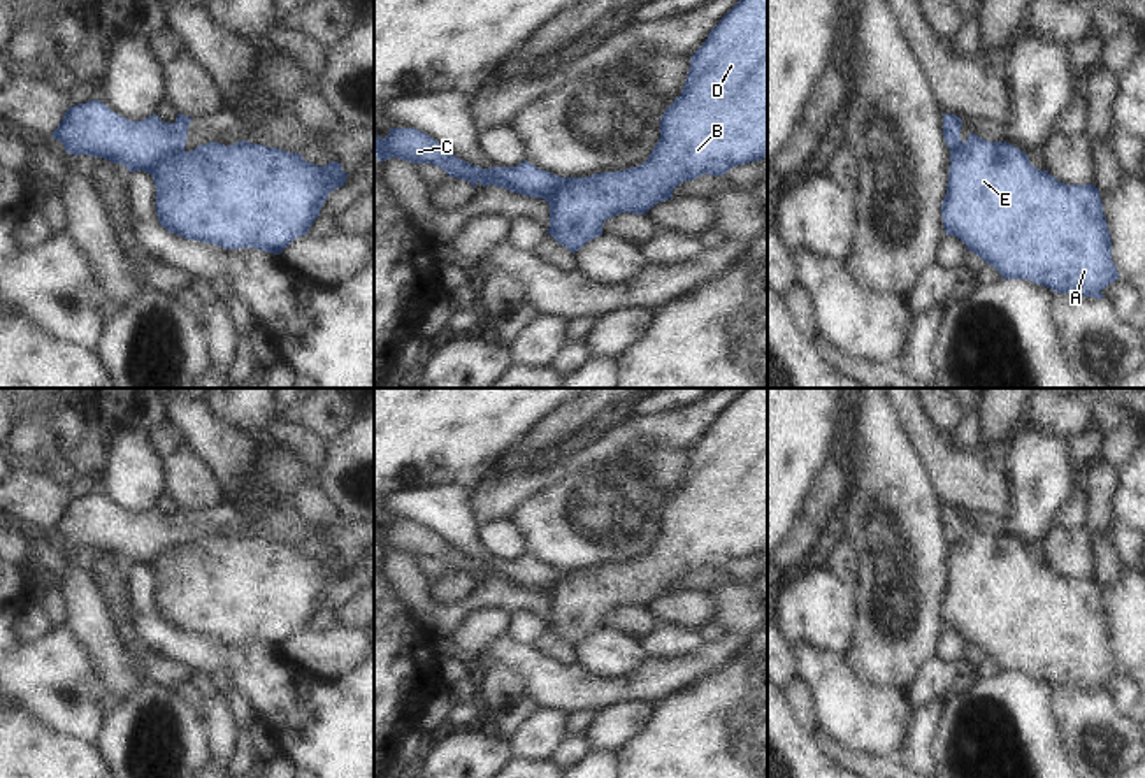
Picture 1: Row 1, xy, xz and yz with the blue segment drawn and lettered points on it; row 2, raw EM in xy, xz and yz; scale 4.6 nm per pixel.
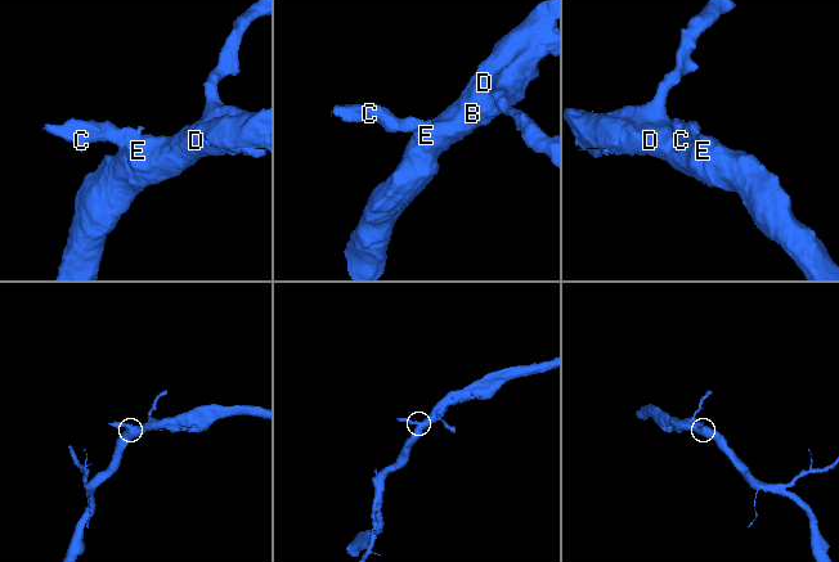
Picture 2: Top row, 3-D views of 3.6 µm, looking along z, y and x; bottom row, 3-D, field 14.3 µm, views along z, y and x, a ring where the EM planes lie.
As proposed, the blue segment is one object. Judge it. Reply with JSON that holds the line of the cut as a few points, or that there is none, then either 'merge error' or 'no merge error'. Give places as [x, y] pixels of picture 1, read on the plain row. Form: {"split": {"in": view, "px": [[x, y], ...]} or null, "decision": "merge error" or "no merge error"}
{"split": {"in": "xy", "px": [[183, 543], [167, 548], [150, 566]]}, "decision": "merge error"}

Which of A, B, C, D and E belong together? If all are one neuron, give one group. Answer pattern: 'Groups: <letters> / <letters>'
Groups: A B D E / C.

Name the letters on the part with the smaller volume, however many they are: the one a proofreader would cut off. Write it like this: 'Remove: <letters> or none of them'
Remove: C

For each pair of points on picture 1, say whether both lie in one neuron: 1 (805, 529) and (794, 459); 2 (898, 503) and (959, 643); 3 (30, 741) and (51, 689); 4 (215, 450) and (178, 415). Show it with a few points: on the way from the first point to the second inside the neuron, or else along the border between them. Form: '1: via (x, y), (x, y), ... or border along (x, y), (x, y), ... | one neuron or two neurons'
1: border along (820, 468), (785, 536) | two neurons
2: border along (947, 629), (936, 655) | two neurons
3: border along (18, 710), (39, 726), (74, 740) | two neurons
4: via (206, 441), (187, 422) | one neuron

